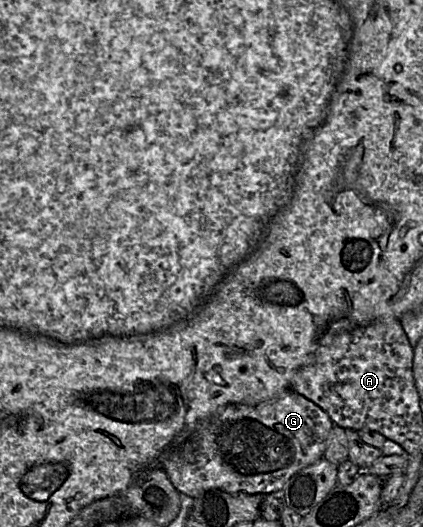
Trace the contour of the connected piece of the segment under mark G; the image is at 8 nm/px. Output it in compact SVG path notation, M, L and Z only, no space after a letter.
M293 390L257 405L229 403L201 419L187 437L173 441L162 454L162 468L176 490L192 498L211 489L233 495L279 493L295 473L324 457L333 425L321 407Z

